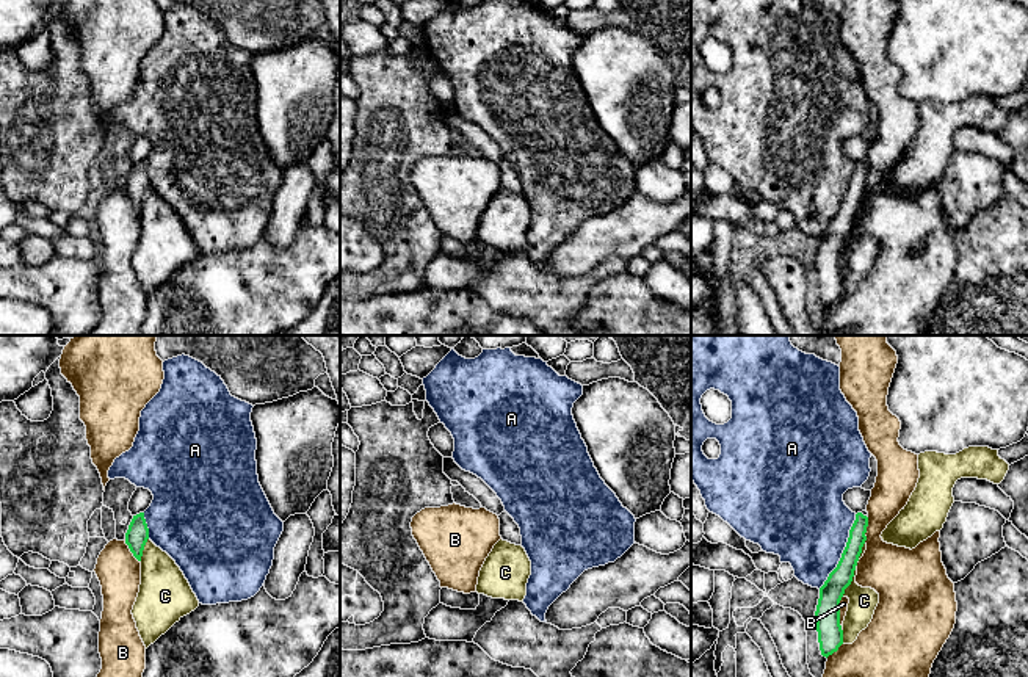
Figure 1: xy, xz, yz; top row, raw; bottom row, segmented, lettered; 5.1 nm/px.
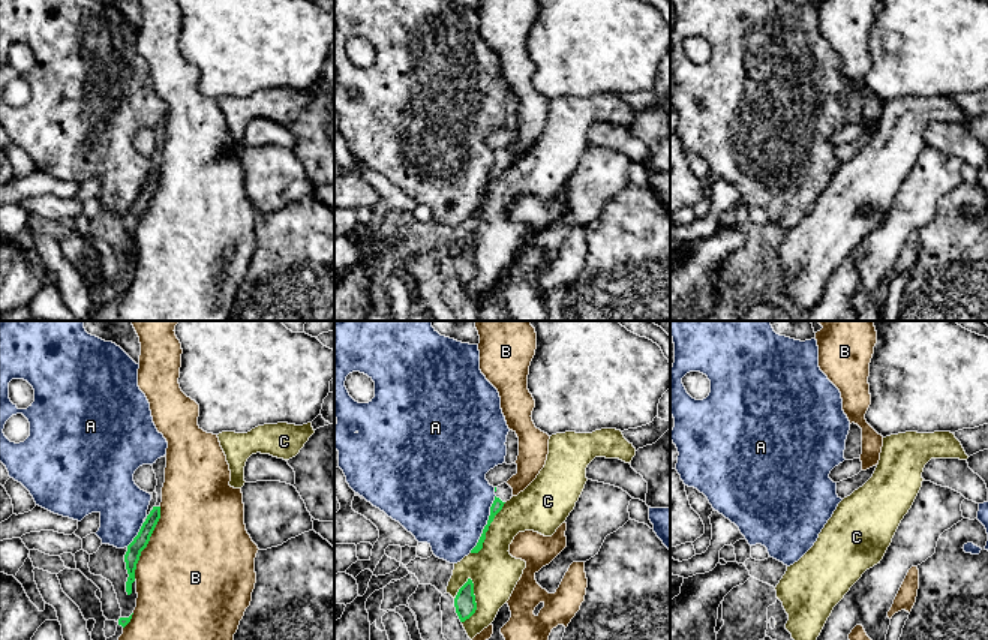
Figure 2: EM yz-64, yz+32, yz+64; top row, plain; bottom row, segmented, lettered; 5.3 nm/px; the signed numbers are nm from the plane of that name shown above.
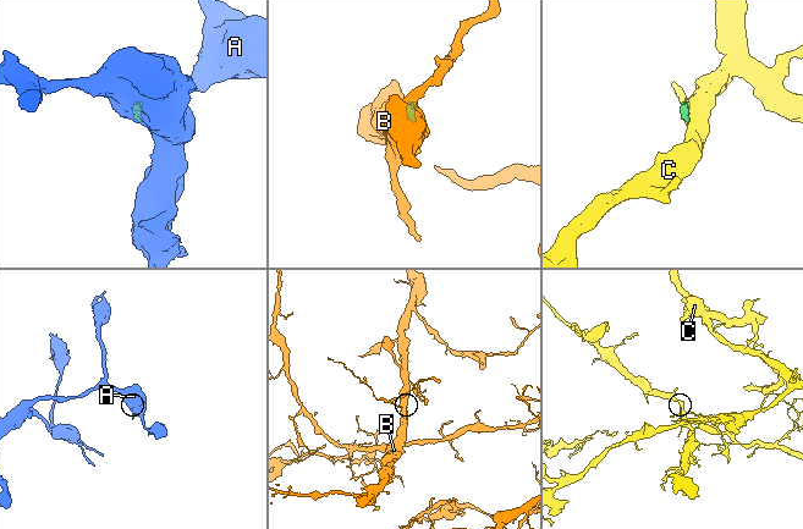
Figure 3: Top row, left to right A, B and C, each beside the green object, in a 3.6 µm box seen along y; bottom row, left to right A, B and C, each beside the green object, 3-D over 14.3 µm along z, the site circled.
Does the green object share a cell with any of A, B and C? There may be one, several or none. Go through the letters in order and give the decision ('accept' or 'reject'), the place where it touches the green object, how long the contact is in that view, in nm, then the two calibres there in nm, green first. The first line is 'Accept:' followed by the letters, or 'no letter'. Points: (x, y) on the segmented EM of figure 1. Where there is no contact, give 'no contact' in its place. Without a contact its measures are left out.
Accept: no letter
A: reject; meets green in yz at (843, 552); contact 440 nm long; 120 nm thick on the green side, 440 nm on the other
B: reject; meets green in yz at (839, 613); contact 180 nm long; 130 nm thick on the green side, 50 nm on the other
C: reject; meets green in yz at (851, 580); contact 180 nm long; 130 nm thick on the green side, 140 nm on the other

